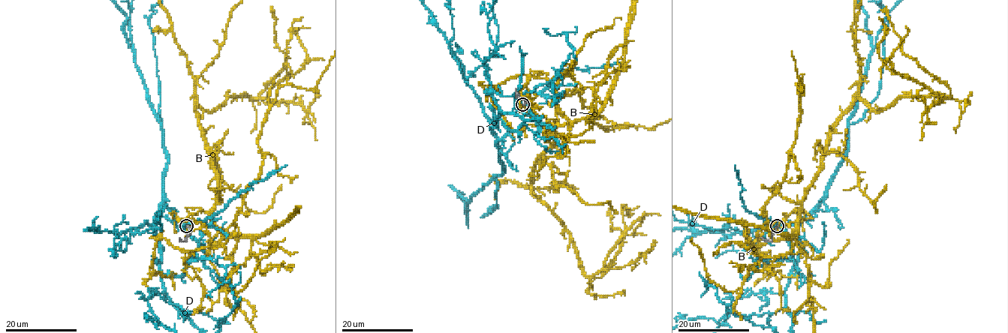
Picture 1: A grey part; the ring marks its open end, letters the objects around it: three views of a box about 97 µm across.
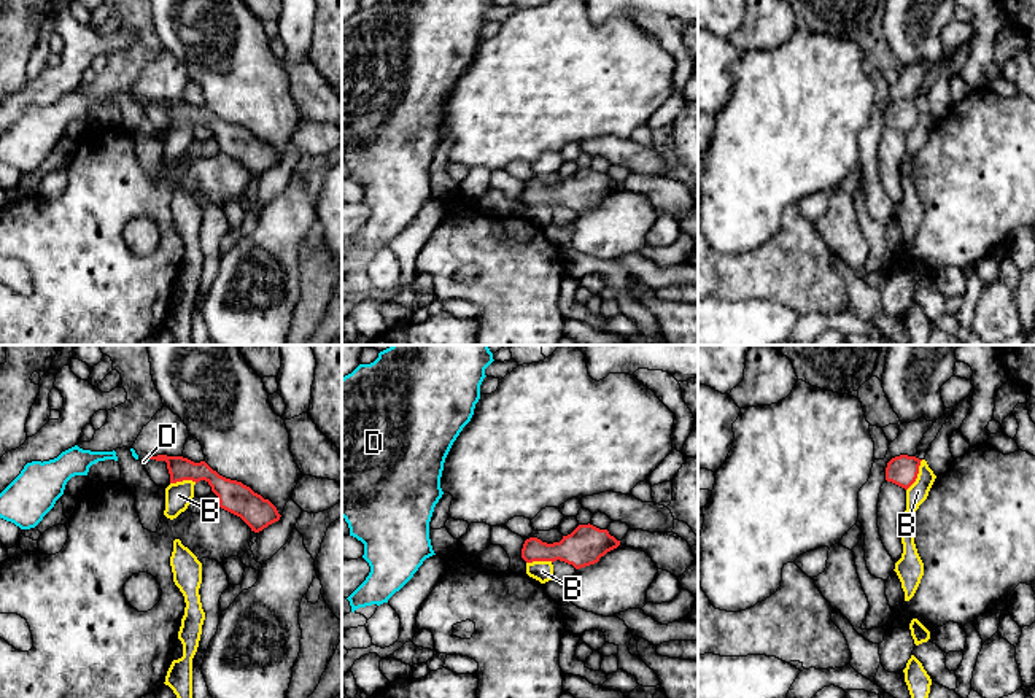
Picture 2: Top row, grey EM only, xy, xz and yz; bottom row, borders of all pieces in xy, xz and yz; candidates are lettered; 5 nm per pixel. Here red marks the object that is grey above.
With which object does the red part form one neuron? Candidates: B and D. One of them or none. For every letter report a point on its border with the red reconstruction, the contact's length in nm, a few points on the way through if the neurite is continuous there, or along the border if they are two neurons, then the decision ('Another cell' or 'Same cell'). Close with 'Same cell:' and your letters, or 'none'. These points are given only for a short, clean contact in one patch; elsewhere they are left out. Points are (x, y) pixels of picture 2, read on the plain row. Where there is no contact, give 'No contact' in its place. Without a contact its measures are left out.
B: Touches red at yz (916, 120). Shared border 180 nm. Boundary: yz (922, 104), (916, 124), (907, 134). Another cell
D: No contact. Same cell
Same cell: D

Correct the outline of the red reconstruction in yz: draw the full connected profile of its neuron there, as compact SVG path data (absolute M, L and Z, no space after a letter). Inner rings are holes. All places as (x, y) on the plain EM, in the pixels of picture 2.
M908 99L892 102L886 111L886 124L908 134L917 122L921 105Z

